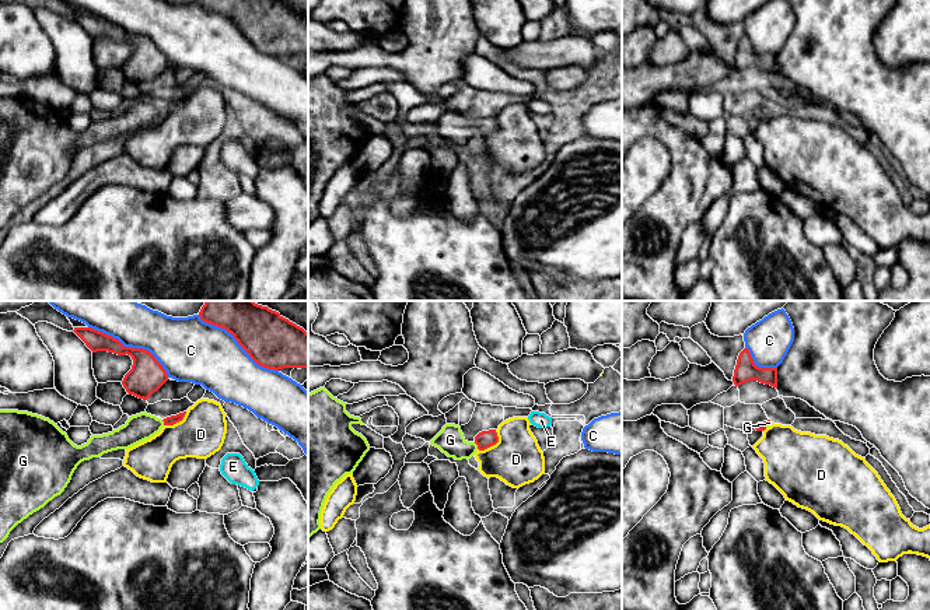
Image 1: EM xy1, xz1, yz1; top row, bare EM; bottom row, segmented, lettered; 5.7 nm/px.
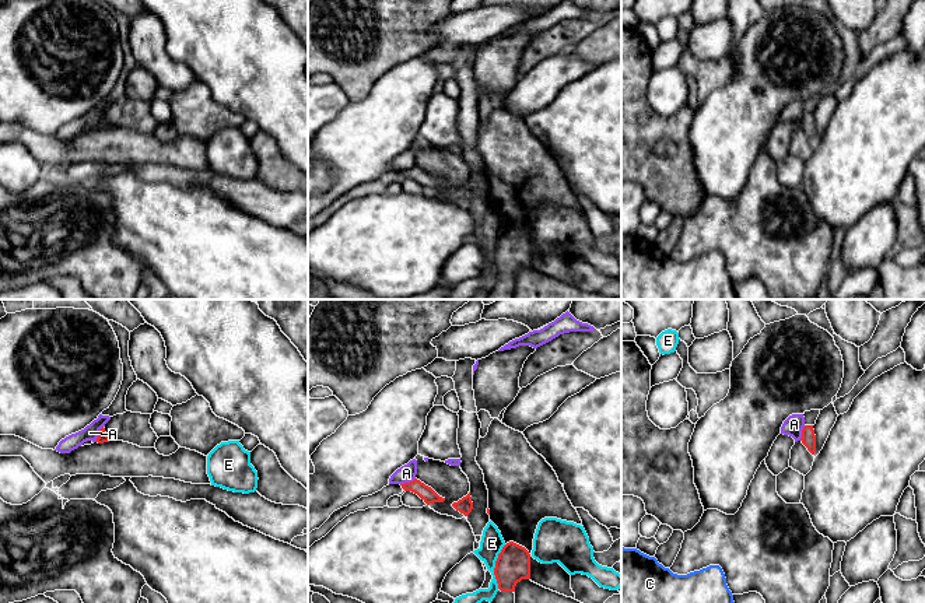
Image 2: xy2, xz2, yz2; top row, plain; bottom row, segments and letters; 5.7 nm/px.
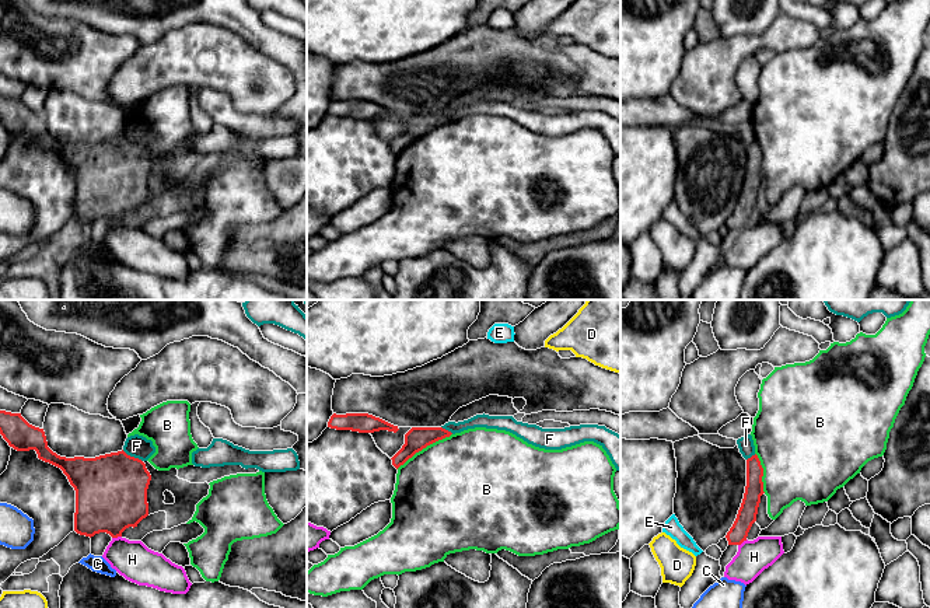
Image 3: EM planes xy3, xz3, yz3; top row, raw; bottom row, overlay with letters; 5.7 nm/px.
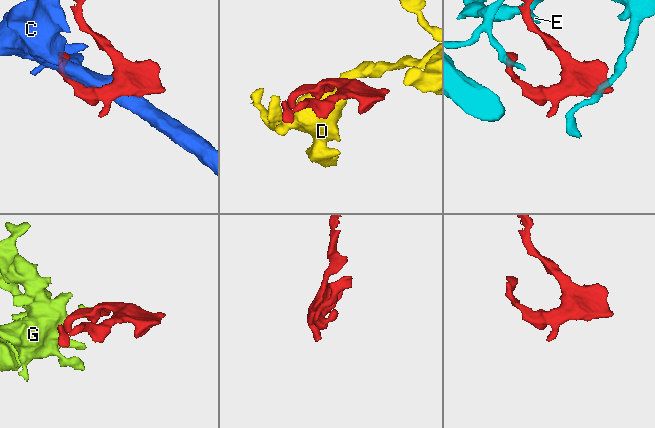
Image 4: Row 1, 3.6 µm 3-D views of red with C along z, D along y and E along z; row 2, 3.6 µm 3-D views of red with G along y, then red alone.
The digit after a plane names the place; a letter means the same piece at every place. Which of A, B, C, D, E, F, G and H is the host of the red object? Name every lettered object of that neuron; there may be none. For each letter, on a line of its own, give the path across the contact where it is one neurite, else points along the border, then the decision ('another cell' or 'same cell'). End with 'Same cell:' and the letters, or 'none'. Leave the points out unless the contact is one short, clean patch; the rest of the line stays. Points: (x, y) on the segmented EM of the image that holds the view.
A: border along xy2 (102, 426), (94, 441); another cell
B: border along xz3 (451, 433), (416, 451), (397, 468); another cell
C: another cell
D: border along xz1 (496, 430), (497, 441), (483, 449), (478, 449); another cell
E: another cell
F: border along xy3 (122, 450), (142, 461); another cell
G: runs through xz1 (483, 440), (476, 444), (457, 447), (450, 440); same cell
H: border along xy3 (121, 535), (112, 538); another cell
Same cell: G

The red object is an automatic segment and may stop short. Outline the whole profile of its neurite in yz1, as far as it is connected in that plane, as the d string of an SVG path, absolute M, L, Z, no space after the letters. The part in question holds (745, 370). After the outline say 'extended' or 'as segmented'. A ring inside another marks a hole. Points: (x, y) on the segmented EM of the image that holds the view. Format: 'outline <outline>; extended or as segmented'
outline M744 348L737 360L733 382L740 386L749 381L758 381L777 389L777 368L759 368L755 365L748 348Z; as segmented

